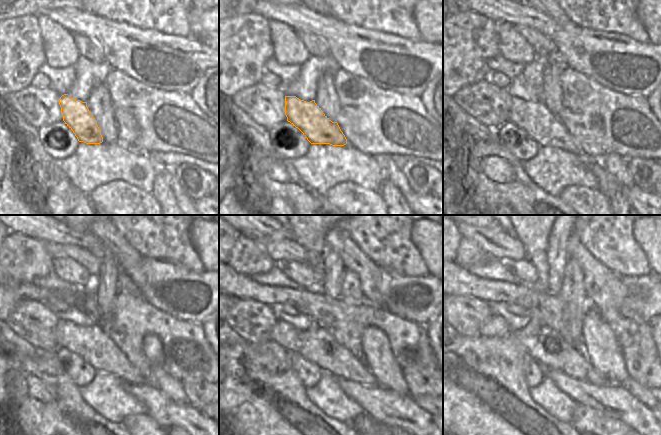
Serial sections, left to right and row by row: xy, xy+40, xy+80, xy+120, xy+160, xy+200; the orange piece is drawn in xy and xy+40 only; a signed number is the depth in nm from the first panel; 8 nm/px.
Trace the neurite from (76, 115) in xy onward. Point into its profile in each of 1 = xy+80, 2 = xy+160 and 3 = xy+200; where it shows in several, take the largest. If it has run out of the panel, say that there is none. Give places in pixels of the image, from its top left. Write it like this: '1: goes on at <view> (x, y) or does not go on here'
1: goes on at xy+80 (543, 126)
2: goes on at xy+160 (315, 344)
3: goes on at xy+200 (567, 359)

